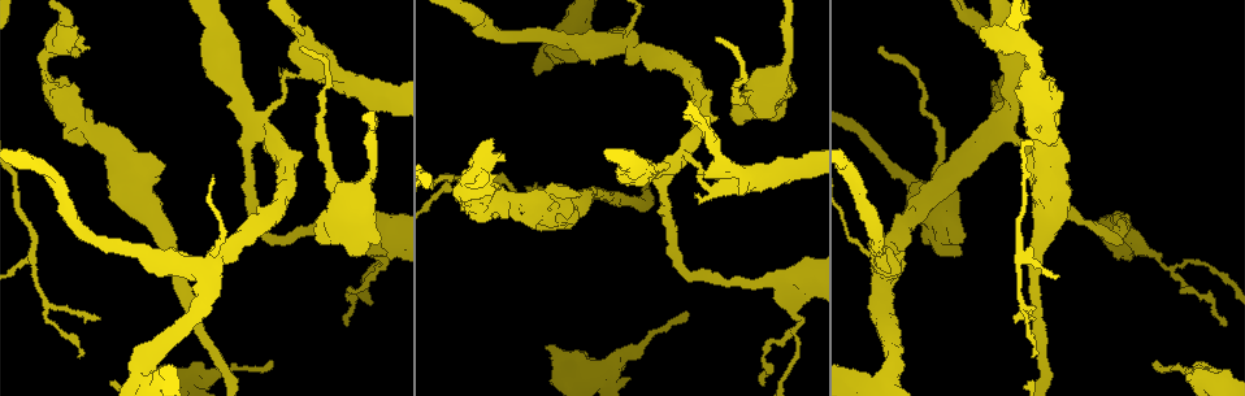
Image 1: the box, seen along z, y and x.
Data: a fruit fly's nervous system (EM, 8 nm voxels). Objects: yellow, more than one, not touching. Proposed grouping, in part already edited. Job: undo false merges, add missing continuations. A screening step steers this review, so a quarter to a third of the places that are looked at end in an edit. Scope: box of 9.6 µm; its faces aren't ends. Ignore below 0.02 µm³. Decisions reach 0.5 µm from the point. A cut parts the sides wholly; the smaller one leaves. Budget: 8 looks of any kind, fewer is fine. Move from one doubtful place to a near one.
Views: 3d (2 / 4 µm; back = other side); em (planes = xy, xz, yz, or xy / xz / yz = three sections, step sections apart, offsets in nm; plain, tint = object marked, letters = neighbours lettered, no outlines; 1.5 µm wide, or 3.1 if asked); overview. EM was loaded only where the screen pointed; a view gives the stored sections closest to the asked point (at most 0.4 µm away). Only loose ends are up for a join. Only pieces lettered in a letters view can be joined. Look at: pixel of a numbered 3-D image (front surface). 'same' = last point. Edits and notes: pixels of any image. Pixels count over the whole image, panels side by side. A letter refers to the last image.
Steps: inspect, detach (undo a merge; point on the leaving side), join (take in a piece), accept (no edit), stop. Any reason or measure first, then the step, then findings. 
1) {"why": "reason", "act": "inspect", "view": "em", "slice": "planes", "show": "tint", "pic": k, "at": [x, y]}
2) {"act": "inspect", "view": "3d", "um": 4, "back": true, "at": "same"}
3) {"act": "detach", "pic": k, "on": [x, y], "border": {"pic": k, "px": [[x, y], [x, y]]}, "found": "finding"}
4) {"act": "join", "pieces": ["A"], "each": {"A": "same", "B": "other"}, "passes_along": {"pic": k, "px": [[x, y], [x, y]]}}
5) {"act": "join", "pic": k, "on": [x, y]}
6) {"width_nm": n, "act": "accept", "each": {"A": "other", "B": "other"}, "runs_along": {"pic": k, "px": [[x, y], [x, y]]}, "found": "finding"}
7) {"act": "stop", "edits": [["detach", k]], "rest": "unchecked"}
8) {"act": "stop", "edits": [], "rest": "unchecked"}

{"why": "free end", "act": "inspect", "view": "em", "slice": "xz", "step": 8, "show": "letters", "pic": 1, "at": [878, 49]}

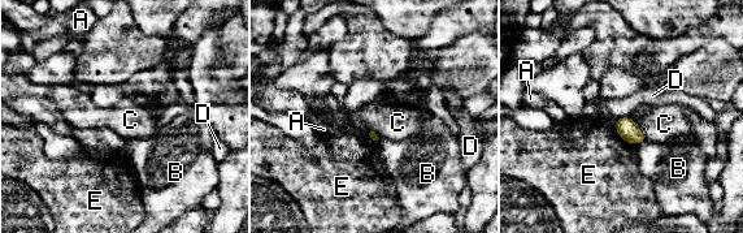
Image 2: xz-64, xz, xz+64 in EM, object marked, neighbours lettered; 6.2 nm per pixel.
{"act": "accept", "each": {"A": "other", "B": "other", "C": "other", "D": "other", "E": "other"}, "border": {"pic": 2, "px": [[629, 116], [621, 116], [616, 120]]}, "found": "none of them fits"}

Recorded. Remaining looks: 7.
{"why": "thick turns thin", "act": "inspect", "view": "em", "slice": "planes", "show": "plain", "pic": 1, "at": [270, 109]}

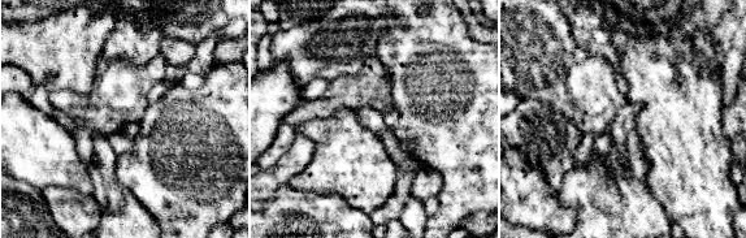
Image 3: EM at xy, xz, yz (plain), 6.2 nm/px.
{"why": "what lies round it", "act": "inspect", "view": "em", "slice": "planes", "show": "letters", "at": "same"}

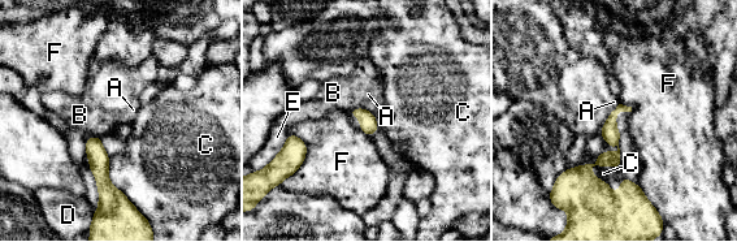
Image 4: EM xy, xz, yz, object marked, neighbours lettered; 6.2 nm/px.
{"act": "accept", "each": {"A": "other", "B": "other", "C": "other", "D": "other", "E": "other", "F": "other"}, "border": {"pic": 4, "px": [[289, 132], [306, 145], [294, 173]]}, "found": "all the same cell"}

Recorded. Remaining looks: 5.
{"why": "an open end", "act": "inspect", "view": "em", "slice": "xz", "step": 8, "show": "letters", "pic": 1, "at": [960, 253]}

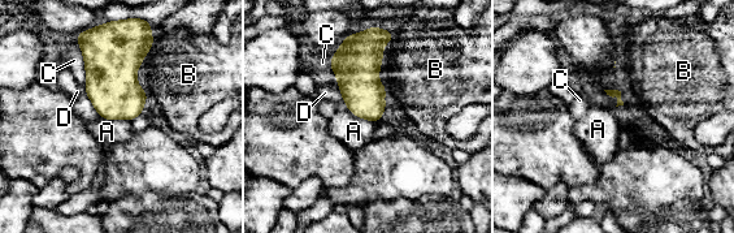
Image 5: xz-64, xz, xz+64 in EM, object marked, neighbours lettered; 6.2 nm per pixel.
{"act": "inspect", "view": "em", "slice": "planes", "show": "letters", "at": "same"}

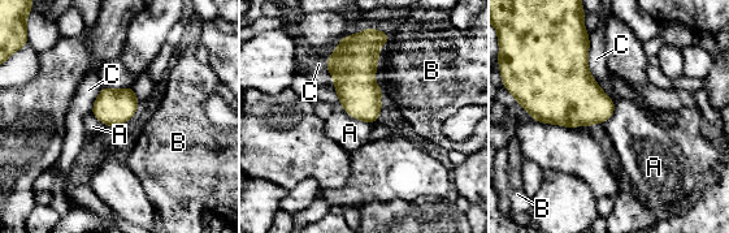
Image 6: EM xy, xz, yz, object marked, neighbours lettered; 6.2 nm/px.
{"longest_contact_nm": ["C", 460], "act": "accept", "each": {"A": "other", "B": "other", "C": "other"}, "border": {"pic": 6, "px": [[338, 102], [351, 116], [372, 124]]}, "found": "no lettered piece goes on from it"}

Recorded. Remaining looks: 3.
{"act": "stop", "edits": [], "rest": "unchecked"}

